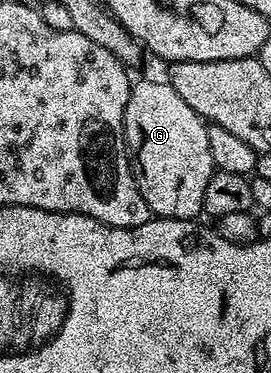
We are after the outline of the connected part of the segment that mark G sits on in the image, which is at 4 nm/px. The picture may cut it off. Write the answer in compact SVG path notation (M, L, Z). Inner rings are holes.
M144 79L141 83L131 84L124 110L124 144L128 146L128 158L138 193L142 193L153 216L161 219L196 219L203 212L206 184L210 182L214 170L208 127L205 120L196 115L194 109L178 97L178 93L174 93L171 83Z

